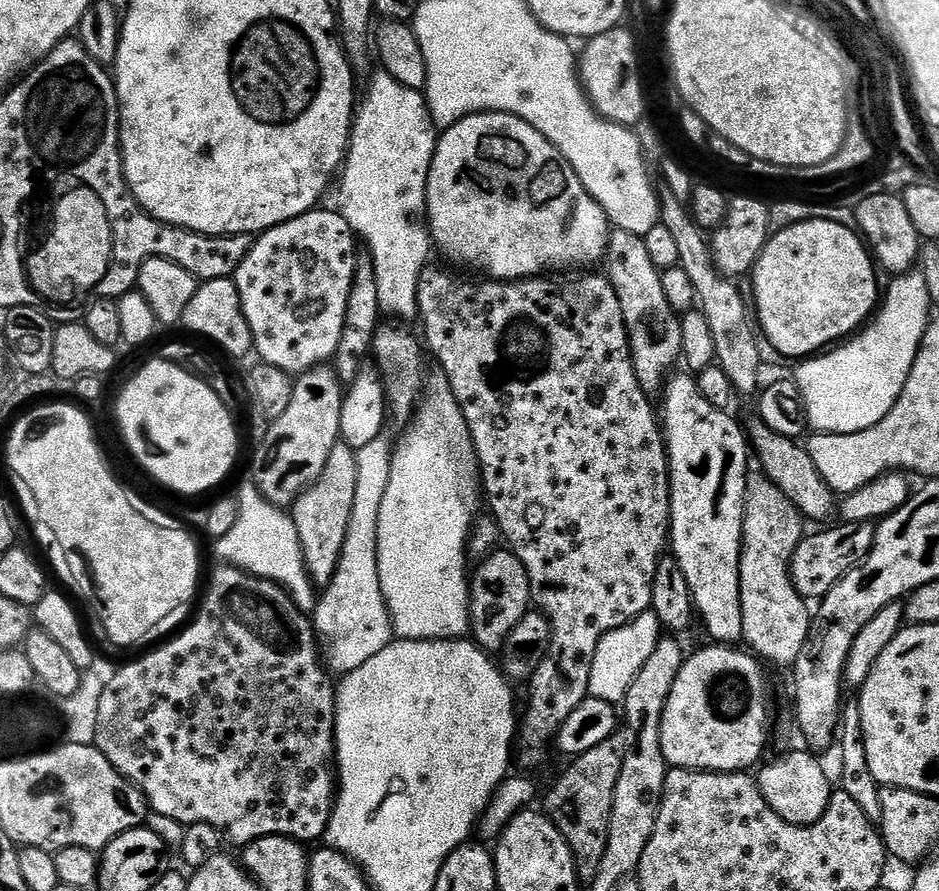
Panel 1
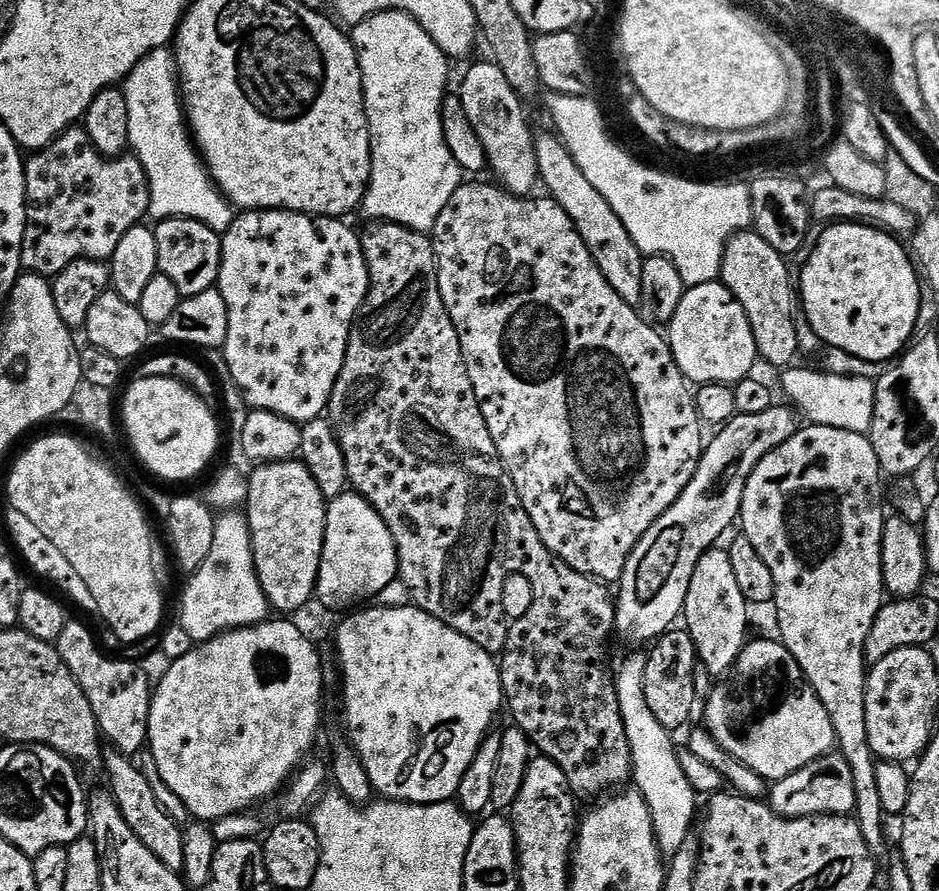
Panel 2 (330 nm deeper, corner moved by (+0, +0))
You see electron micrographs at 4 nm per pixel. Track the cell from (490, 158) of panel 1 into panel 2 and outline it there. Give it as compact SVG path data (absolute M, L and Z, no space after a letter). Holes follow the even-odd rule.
M494 63L476 64L464 76L460 84L458 95L462 107L466 110L466 118L470 118L470 126L474 126L474 134L478 134L478 142L482 142L482 150L488 159L488 168L497 176L495 179L513 196L527 197L528 192L535 184L538 184L538 173L536 171L536 141L534 139L534 128L528 125L528 116L524 113L525 101L506 82L506 74Z

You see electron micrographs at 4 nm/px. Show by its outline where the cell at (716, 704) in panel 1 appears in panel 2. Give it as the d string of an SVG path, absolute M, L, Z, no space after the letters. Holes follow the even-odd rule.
M779 639L756 640L745 643L742 654L736 659L736 668L752 668L740 680L741 692L731 696L726 689L717 687L706 700L708 705L707 727L719 744L734 758L738 758L750 770L775 782L802 770L802 766L810 766L818 758L827 756L837 747L834 726L830 722L830 714L826 714L826 706L814 694L810 682L802 674L794 654Z

